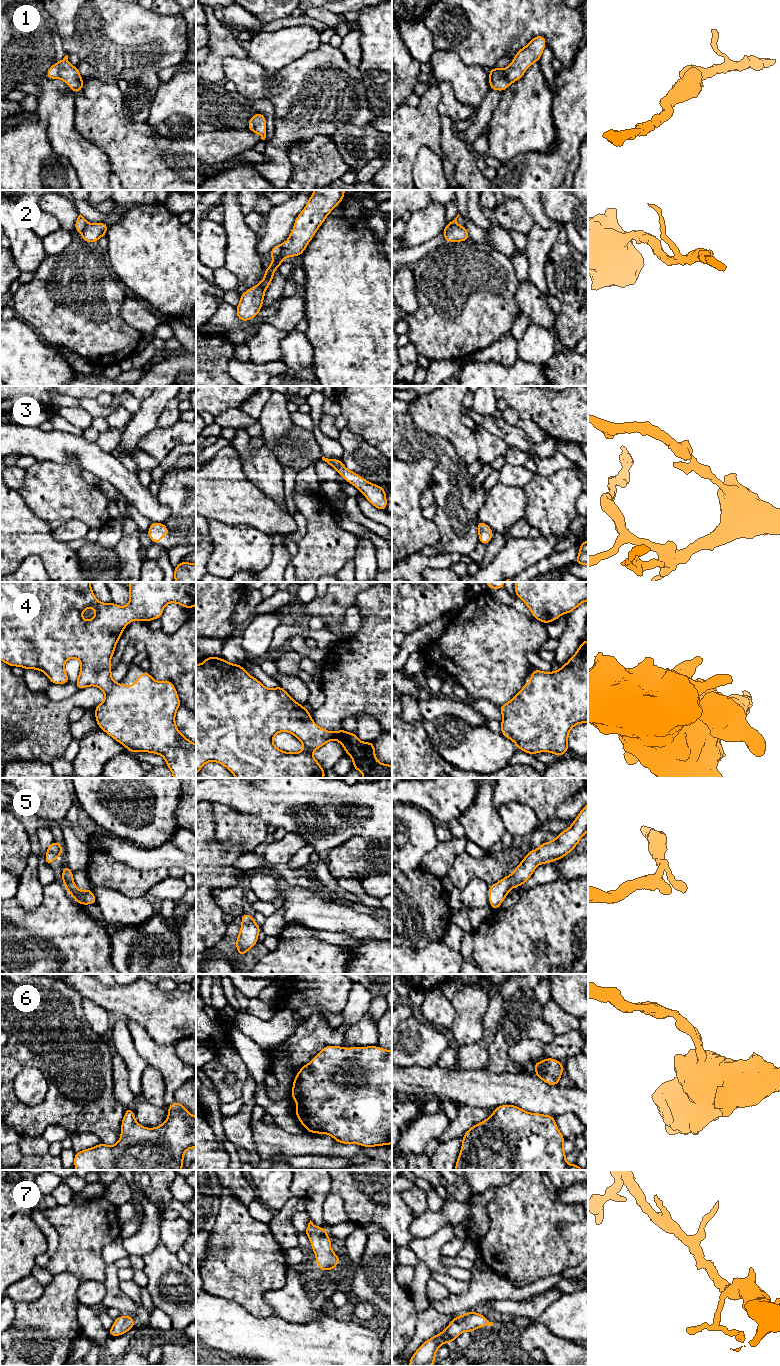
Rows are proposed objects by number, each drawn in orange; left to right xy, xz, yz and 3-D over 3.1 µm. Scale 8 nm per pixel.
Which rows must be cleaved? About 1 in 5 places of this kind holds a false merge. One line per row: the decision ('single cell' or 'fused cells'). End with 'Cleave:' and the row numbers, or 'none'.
1: single cell
2: fused cells
3: single cell
4: single cell
5: single cell
6: single cell
7: single cell
Cleave: 2

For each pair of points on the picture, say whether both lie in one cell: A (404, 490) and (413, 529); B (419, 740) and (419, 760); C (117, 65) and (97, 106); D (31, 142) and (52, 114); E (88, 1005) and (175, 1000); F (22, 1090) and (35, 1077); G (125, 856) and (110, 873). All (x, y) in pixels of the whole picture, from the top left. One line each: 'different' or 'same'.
A: same
B: same
C: different
D: different
E: different
F: same
G: different

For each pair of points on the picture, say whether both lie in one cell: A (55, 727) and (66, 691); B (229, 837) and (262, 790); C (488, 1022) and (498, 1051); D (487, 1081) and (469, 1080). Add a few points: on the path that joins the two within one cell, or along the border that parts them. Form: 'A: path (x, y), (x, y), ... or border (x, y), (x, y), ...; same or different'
A: border (78, 690), (60, 701), (52, 701), (44, 693); different
B: border (224, 805), (256, 817), (267, 825); different
C: border (502, 1017), (489, 1049), (488, 1062); different
D: path (483, 1081), (473, 1081); same

